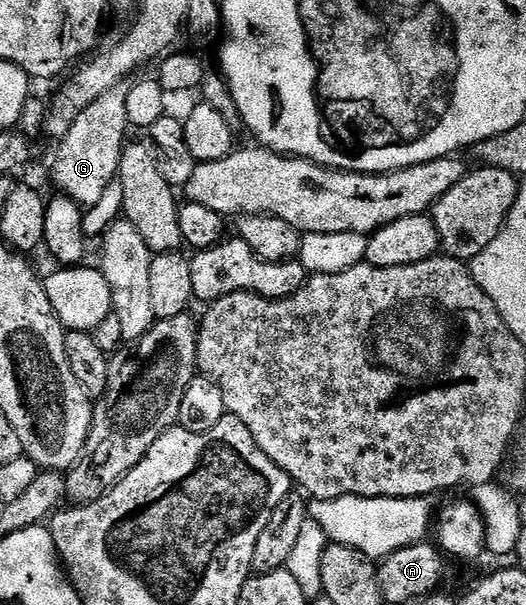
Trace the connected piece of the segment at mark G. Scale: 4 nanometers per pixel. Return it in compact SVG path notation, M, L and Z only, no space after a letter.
M122 83L111 87L111 91L99 95L99 99L95 99L95 103L91 103L91 107L87 107L87 111L83 111L83 115L79 115L79 119L75 119L71 131L67 131L67 135L60 138L58 145L61 146L58 147L57 158L53 161L53 185L57 188L55 190L58 194L69 197L81 207L90 207L99 203L103 197L104 188L112 180L117 179L117 168L121 162L121 152L127 144L125 132L130 132L131 129L127 119L128 94L128 84Z

